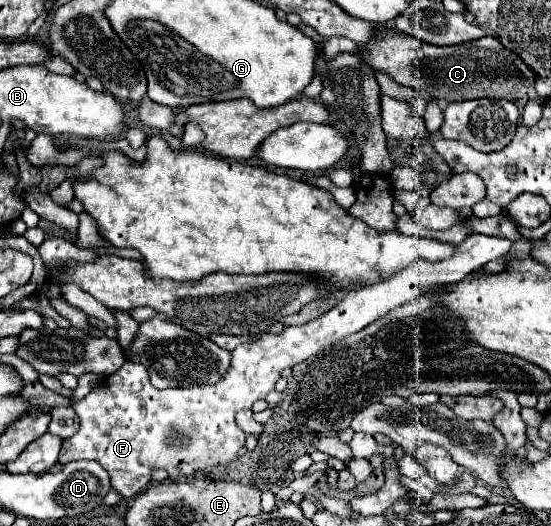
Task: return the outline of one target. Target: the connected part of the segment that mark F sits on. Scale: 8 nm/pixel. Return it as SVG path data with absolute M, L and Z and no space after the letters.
M473 232L465 242L459 244L457 252L443 262L417 260L385 282L347 292L335 308L317 320L301 326L287 326L277 336L261 334L257 342L237 346L233 350L229 372L213 386L157 390L151 386L145 366L127 360L85 398L73 400L73 410L81 420L81 428L75 436L63 440L59 462L99 462L109 472L111 488L123 500L131 500L135 494L147 488L151 482L151 472L157 468L165 470L171 480L177 480L179 476L187 478L199 472L207 474L221 464L229 464L245 446L245 432L237 426L235 414L249 410L255 400L265 398L273 390L283 368L293 368L319 350L333 346L343 336L359 332L389 310L419 298L431 286L463 280L467 274L477 272L483 264L507 256L511 248L511 240Z

